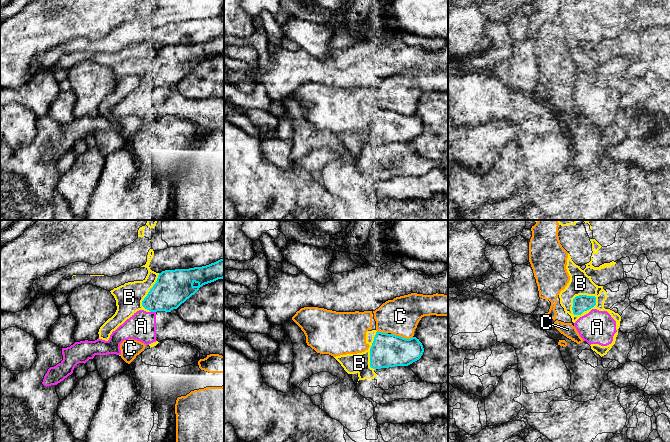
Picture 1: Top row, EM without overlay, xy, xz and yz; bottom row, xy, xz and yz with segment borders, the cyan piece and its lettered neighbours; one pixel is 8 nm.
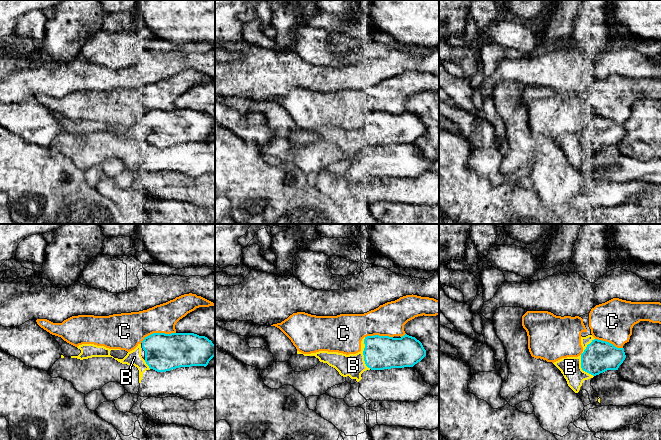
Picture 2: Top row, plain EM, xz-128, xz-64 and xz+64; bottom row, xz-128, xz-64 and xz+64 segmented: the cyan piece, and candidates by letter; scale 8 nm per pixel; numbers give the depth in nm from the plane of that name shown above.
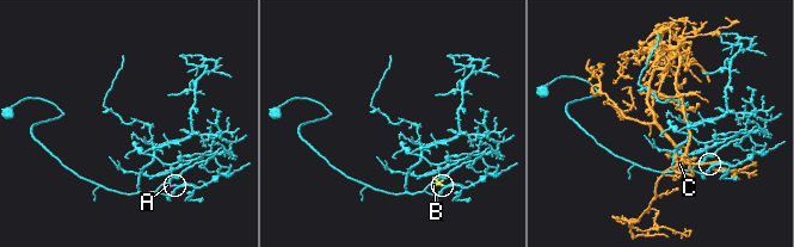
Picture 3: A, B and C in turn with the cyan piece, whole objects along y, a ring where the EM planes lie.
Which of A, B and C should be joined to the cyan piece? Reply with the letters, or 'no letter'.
A

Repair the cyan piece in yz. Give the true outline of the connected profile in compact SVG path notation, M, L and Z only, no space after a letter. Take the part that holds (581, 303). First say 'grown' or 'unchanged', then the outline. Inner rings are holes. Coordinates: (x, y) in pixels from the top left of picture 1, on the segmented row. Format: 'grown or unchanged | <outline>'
unchanged | M579 295L573 299L573 314L581 315L584 311L593 308L596 305L595 296Z

